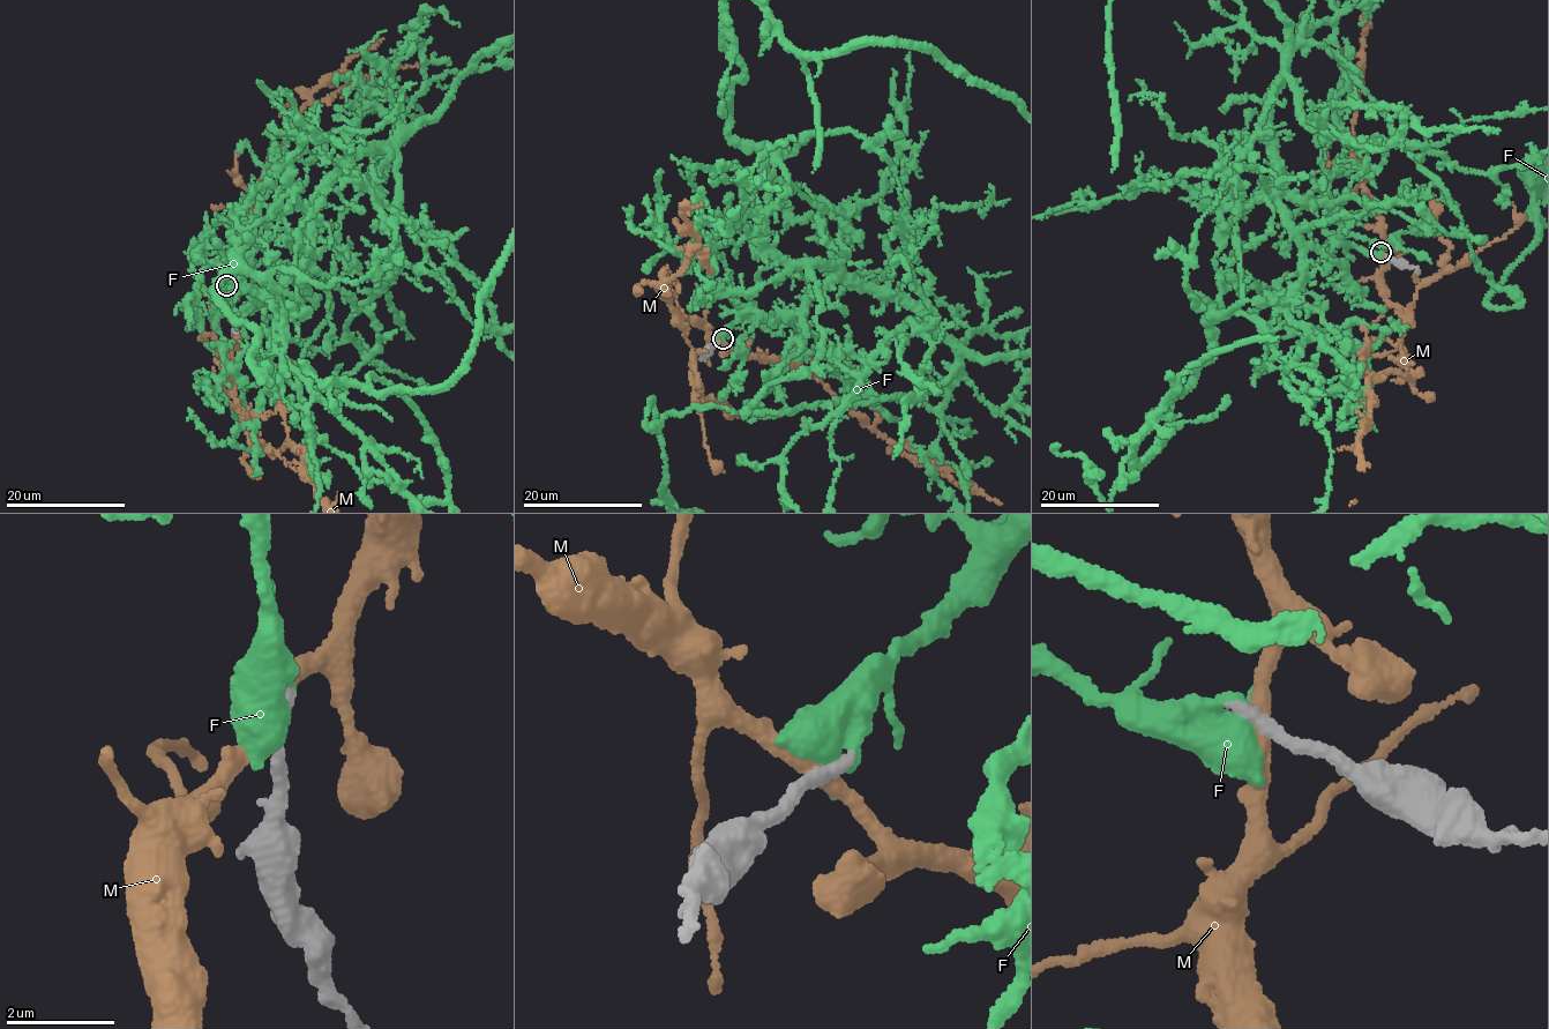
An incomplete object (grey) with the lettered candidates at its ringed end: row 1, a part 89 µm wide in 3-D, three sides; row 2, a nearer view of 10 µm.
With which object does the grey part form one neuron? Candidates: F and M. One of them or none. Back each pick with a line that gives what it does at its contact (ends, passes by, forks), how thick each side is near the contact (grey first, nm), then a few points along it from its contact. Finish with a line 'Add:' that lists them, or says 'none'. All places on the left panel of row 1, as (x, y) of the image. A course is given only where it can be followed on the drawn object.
F: it passes by | 260/550 nm | via (226, 286), (224, 262), (302, 233), (352, 157), (405, 133), (343, 211), (328, 315), (238, 420), (196, 274)
Add: F

